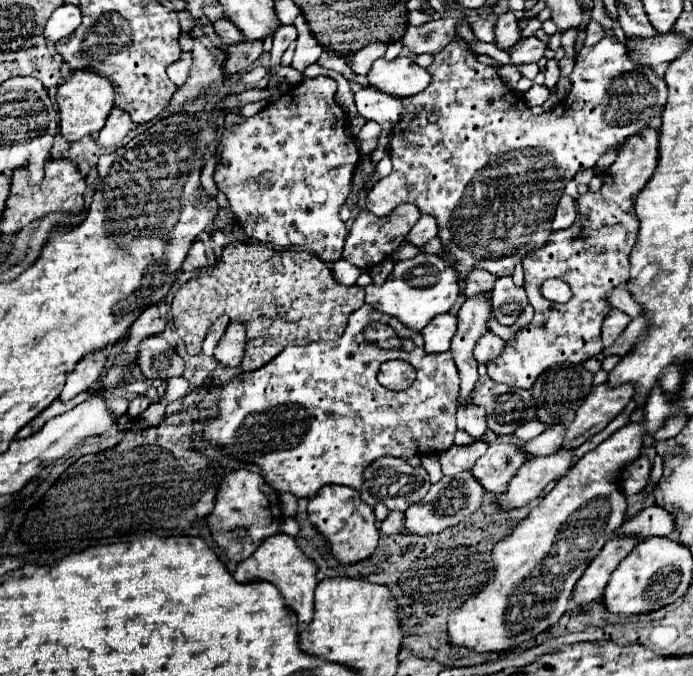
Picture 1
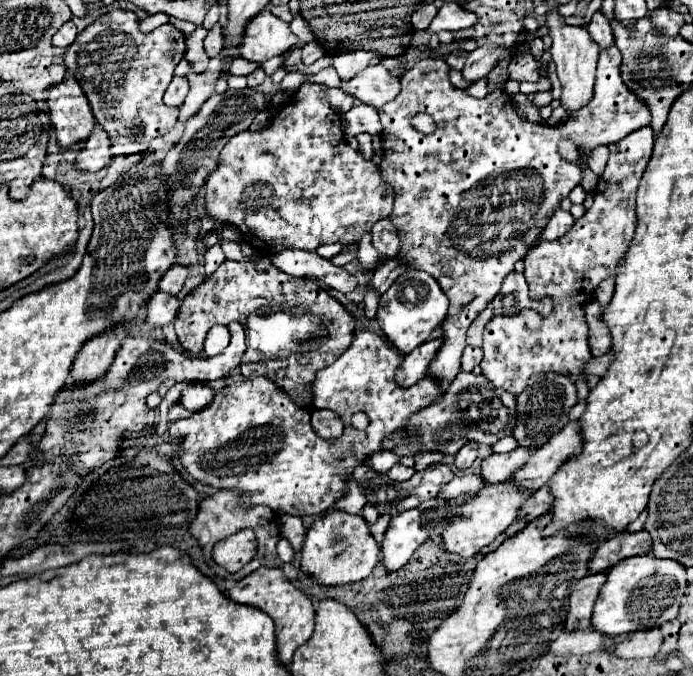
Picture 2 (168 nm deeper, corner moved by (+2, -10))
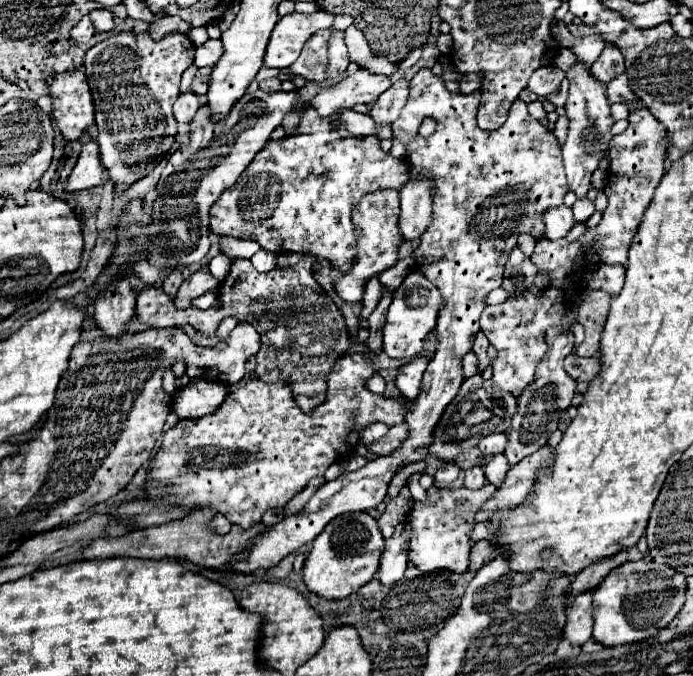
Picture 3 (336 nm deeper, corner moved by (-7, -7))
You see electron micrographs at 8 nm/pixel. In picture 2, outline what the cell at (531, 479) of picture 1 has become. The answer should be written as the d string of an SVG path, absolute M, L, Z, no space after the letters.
M507 479L503 483L485 485L485 491L481 491L481 495L475 495L473 499L469 499L461 507L457 507L457 511L455 511L457 519L453 521L453 525L446 527L441 535L443 547L451 553L461 555L463 559L473 557L483 547L491 545L495 541L495 537L501 535L511 523L517 521L517 515L519 515L523 503L531 495L533 495L531 491L525 491L521 485L513 483L513 479Z

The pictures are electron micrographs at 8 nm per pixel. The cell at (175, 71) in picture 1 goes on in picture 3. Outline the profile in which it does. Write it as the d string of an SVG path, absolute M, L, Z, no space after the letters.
M186 92L186 94L180 94L176 104L174 104L174 118L184 124L184 122L192 122L196 110L204 104L204 98L192 94L192 92Z

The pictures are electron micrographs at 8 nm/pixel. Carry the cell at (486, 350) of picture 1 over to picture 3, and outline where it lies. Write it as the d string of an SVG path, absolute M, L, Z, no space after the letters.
M468 352L464 358L462 358L462 372L464 372L464 378L470 378L474 376L478 370L478 358L474 352Z

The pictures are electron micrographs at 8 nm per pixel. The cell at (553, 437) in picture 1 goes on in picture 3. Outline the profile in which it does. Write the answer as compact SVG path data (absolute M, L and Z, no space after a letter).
M496 454L486 466L484 466L484 472L486 472L486 480L494 486L500 486L506 472L508 472L508 460L504 454Z

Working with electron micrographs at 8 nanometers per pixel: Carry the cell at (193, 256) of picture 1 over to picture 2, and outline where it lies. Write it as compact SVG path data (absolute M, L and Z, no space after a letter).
M173 265L173 267L165 273L165 277L161 279L159 289L165 291L165 293L169 293L169 295L177 295L177 293L181 291L181 287L183 287L189 271L191 271L191 267L187 267L187 265Z

